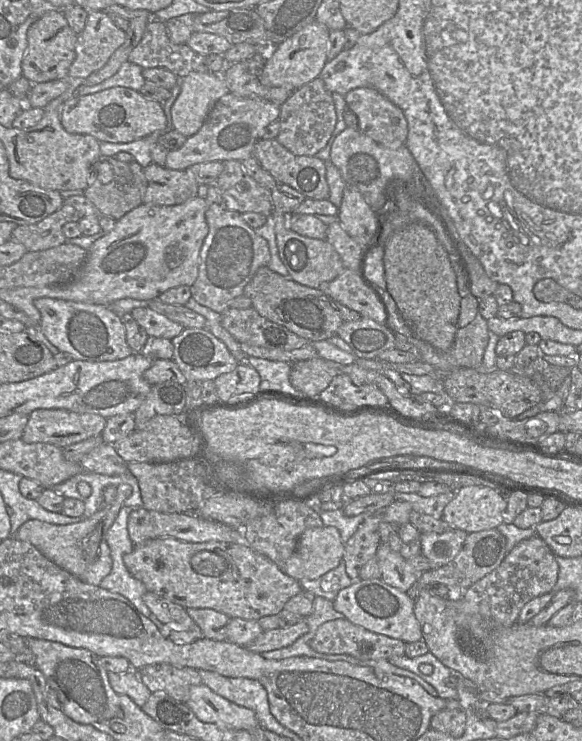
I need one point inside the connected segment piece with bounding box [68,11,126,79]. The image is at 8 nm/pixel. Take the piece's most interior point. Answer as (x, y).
(100, 38)

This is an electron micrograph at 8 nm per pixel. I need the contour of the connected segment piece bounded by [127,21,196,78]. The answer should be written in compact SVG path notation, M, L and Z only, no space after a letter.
M150 21L127 61L143 69L166 68L178 78L184 78L193 71L195 54L186 43L174 44L170 41L165 22Z

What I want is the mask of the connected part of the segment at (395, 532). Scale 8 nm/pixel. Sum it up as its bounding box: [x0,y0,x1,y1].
[379,521,421,559]

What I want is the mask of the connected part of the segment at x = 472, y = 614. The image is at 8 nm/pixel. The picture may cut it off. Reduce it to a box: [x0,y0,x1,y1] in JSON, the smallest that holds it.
[414,535,558,691]

